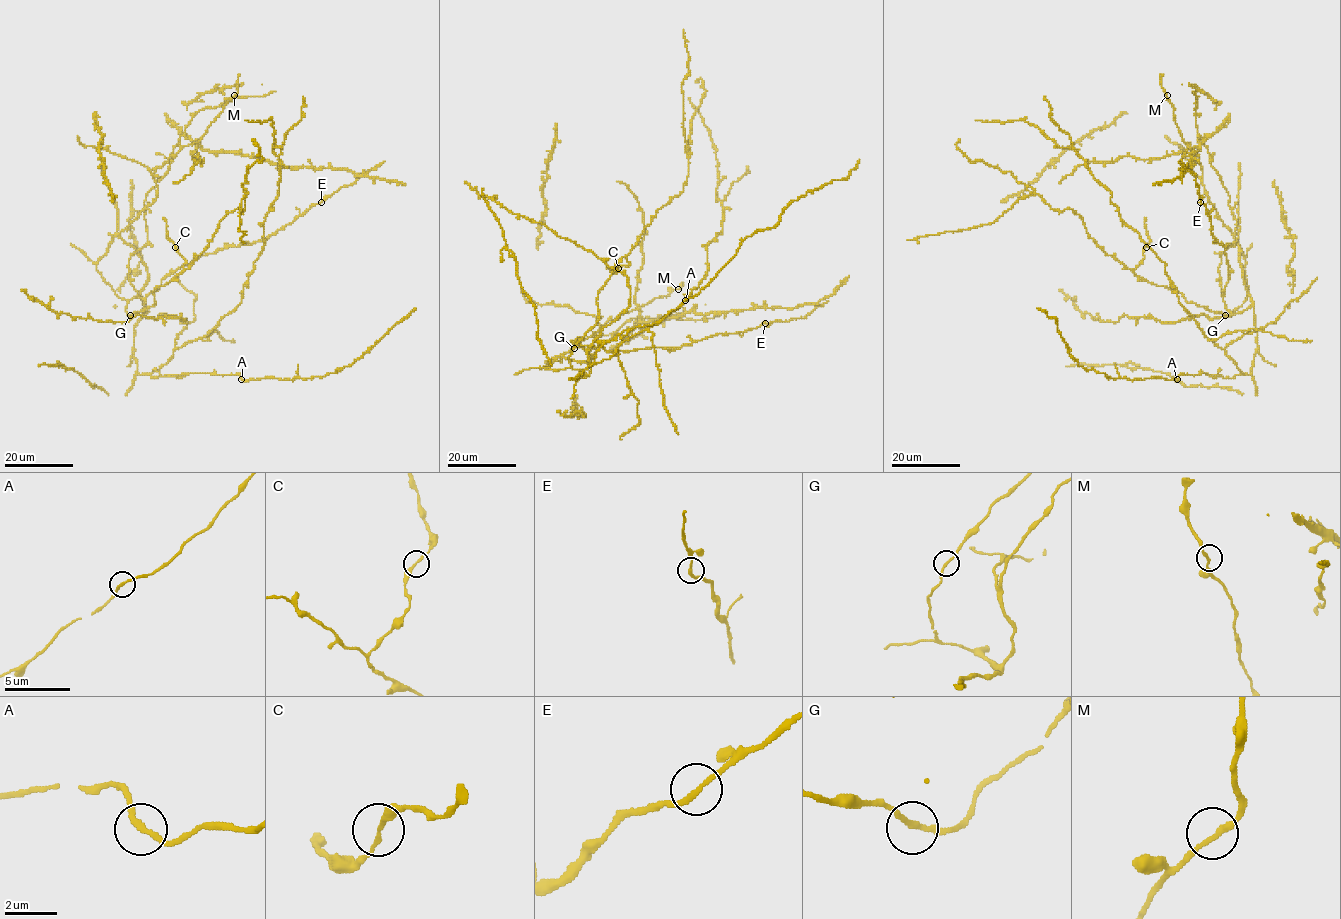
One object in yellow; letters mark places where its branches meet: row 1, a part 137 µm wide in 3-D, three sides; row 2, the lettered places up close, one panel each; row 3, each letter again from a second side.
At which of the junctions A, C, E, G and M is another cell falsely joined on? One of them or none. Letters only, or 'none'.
none

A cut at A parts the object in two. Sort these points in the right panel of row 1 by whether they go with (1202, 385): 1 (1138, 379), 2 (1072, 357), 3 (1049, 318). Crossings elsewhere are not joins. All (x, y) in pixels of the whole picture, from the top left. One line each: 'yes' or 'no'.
1: no
2: no
3: no

